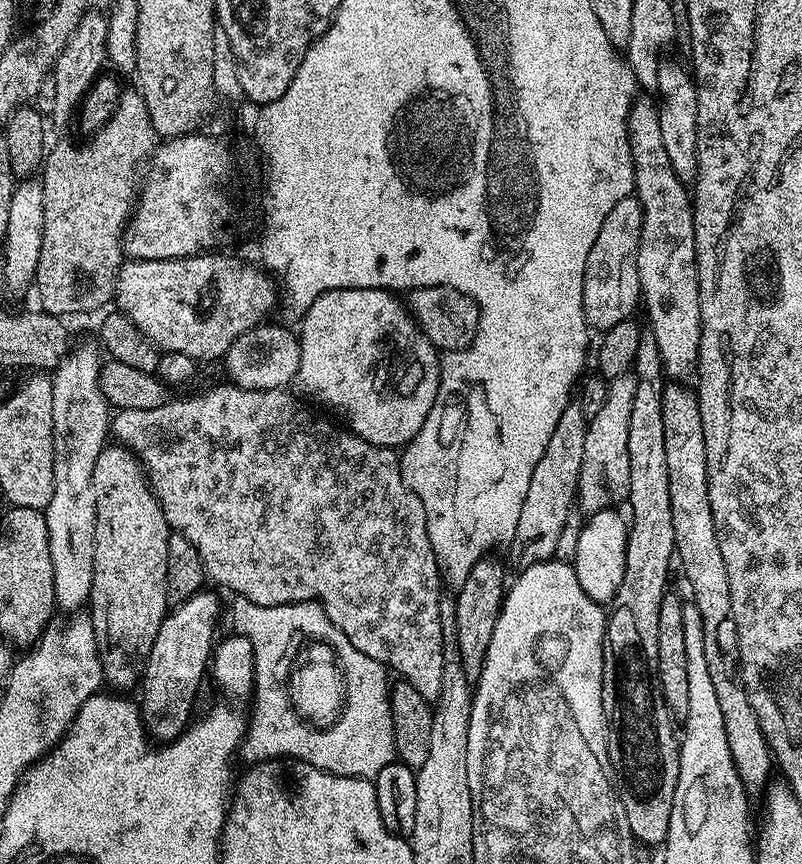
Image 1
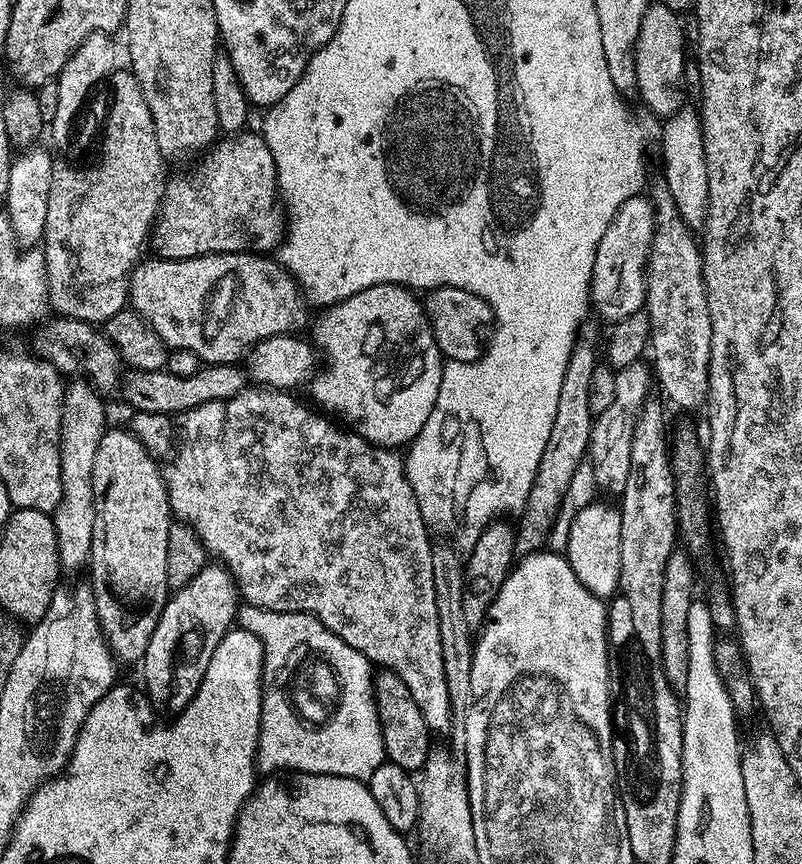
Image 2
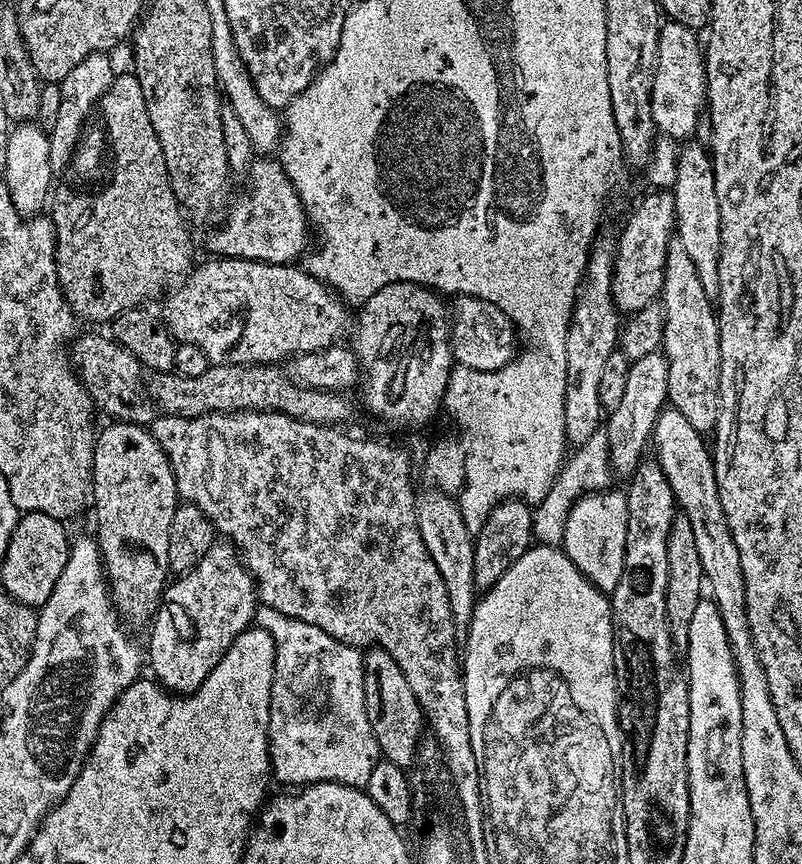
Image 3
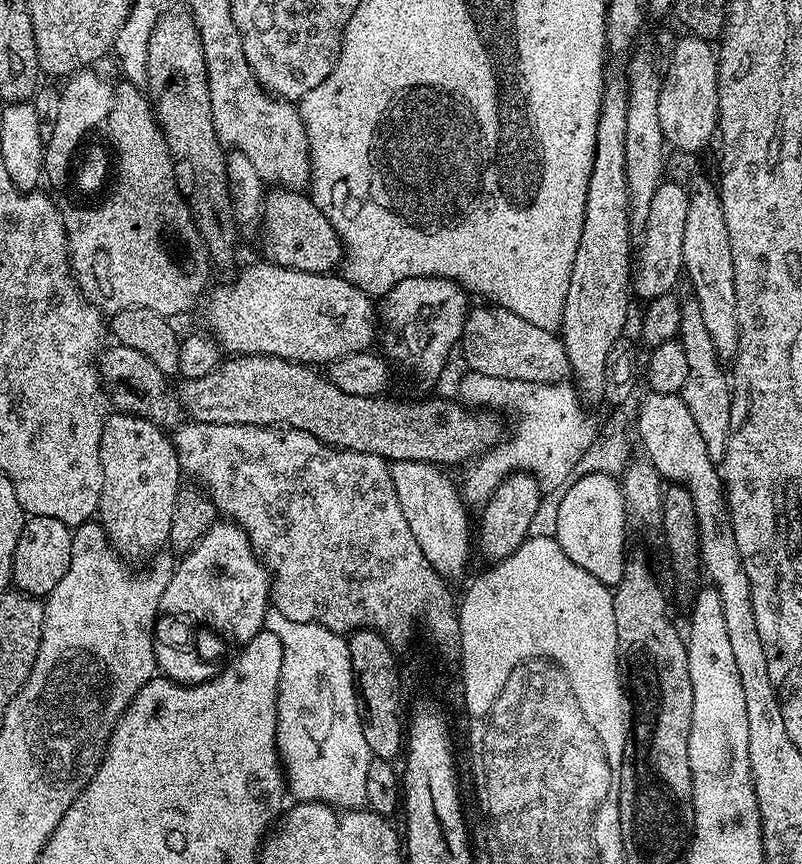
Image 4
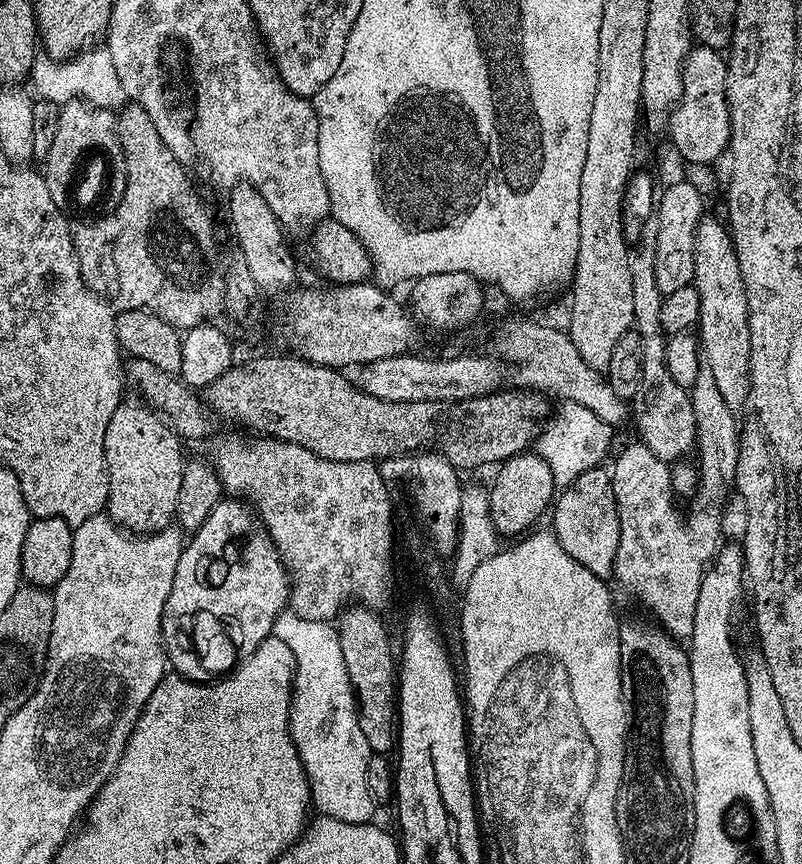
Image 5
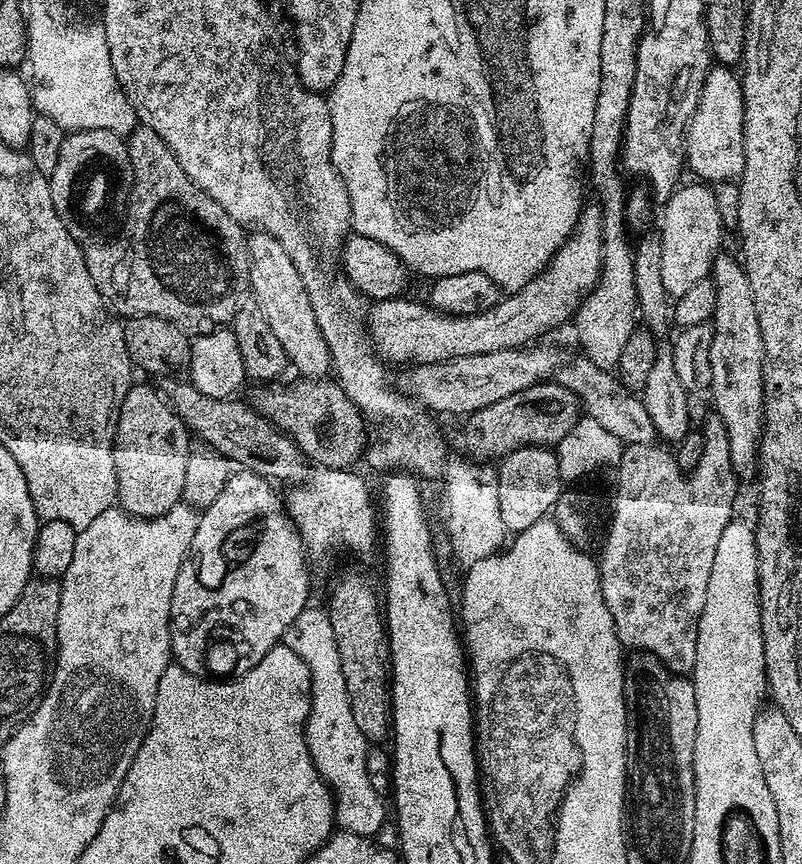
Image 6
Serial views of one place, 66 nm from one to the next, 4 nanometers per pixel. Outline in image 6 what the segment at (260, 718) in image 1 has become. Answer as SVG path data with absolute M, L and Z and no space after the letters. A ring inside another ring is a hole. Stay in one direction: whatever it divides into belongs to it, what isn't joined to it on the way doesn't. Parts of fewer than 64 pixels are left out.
M315 606L305 608L304 612L294 620L290 627L286 630L283 638L283 643L290 646L290 650L294 650L294 654L298 654L298 658L302 658L302 662L306 662L306 666L312 671L312 701L310 702L310 714L308 721L304 723L304 737L306 738L306 746L310 750L310 758L314 762L314 766L318 770L318 774L328 783L328 789L332 791L332 799L336 802L336 823L335 827L341 832L349 832L350 834L358 834L359 836L367 836L369 838L375 837L376 831L384 824L384 799L385 797L374 790L374 786L370 786L370 778L366 770L366 758L368 757L368 750L370 741L362 734L362 730L358 730L358 722L354 722L354 710L350 710L350 698L346 694L346 678L342 678L338 672L342 668L342 662L334 659L334 652L338 648L338 642L334 642L334 626L330 626L330 618L327 611L320 612Z

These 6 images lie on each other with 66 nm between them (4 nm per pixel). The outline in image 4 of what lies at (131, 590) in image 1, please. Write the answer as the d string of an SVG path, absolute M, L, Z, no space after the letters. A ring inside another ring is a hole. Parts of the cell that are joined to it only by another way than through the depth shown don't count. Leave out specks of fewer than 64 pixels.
M113 411L102 426L100 462L102 498L98 522L104 528L112 549L125 561L147 561L168 544L174 502L182 487L180 463L172 437L159 424L146 418Z

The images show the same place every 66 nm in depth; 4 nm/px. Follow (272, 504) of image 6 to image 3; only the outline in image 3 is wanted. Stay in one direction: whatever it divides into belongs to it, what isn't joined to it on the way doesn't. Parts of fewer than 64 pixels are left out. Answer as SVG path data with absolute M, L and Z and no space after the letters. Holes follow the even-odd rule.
M227 542L214 543L189 572L177 575L164 589L160 607L151 621L152 637L148 640L148 648L146 644L146 660L152 663L151 675L173 694L194 691L208 677L210 670L214 670L222 654L226 654L232 640L255 621L257 607L256 581L236 549Z

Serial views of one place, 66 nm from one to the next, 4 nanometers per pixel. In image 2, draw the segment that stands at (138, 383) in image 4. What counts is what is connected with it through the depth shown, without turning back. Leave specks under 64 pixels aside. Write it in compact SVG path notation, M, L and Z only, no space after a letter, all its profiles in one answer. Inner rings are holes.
M52 319L41 323L35 329L35 355L50 362L61 374L76 372L72 374L80 378L90 378L92 387L101 394L112 392L115 388L117 391L122 384L122 361L118 350L109 342L105 333L98 330L97 325L88 324L84 320Z

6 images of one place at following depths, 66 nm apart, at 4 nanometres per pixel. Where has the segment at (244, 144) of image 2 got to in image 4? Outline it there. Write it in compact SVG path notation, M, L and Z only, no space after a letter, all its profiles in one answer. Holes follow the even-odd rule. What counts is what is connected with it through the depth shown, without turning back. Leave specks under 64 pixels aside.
M272 190L267 193L262 213L264 252L269 261L299 272L331 273L345 259L344 244L330 226L322 210L307 195L298 190Z

